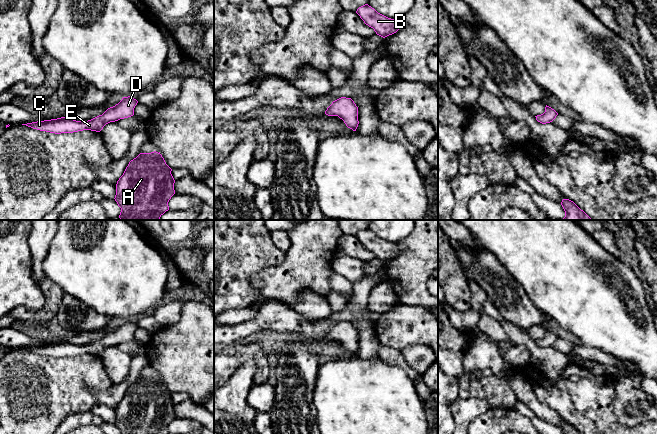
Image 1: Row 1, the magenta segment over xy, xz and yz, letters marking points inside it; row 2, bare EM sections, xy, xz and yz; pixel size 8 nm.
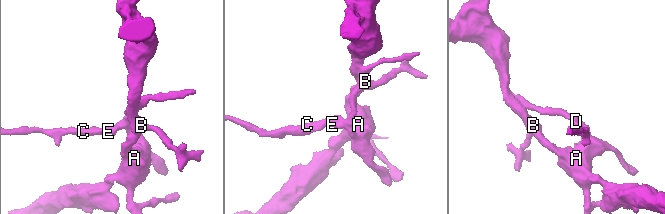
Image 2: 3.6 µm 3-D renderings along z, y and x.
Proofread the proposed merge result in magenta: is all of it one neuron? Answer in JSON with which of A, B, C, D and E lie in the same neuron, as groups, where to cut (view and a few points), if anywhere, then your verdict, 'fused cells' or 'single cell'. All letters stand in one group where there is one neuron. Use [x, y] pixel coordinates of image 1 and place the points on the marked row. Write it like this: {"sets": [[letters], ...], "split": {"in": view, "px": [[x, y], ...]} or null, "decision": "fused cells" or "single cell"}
{"sets": [["A", "B", "C", "D", "E"]], "split": null, "decision": "single cell"}

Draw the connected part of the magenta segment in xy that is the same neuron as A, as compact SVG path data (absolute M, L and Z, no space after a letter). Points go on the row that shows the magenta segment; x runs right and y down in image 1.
M160 152L140 153L131 160L116 184L114 199L121 208L120 220L159 220L169 210L168 202L175 194L171 171Z

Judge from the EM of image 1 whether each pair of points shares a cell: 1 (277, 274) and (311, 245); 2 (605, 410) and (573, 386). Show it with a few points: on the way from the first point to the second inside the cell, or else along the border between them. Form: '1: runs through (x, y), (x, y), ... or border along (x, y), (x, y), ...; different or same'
1: runs through (285, 269), (303, 253); same
2: runs through (597, 408), (581, 392); same

